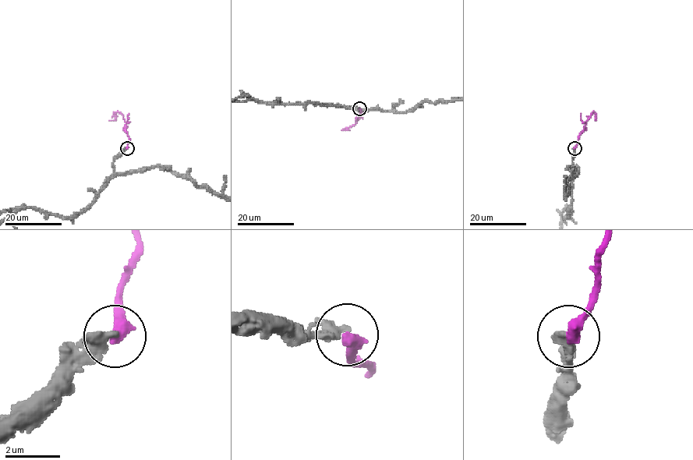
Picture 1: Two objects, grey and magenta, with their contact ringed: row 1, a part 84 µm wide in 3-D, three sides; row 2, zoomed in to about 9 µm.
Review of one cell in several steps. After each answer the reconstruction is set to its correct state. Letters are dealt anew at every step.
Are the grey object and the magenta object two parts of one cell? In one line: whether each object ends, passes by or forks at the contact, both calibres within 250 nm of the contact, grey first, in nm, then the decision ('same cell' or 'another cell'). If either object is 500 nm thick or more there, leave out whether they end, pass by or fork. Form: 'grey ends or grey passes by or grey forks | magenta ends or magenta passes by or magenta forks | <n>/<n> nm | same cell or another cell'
grey ends | magenta ends | 440/480 nm | another cell

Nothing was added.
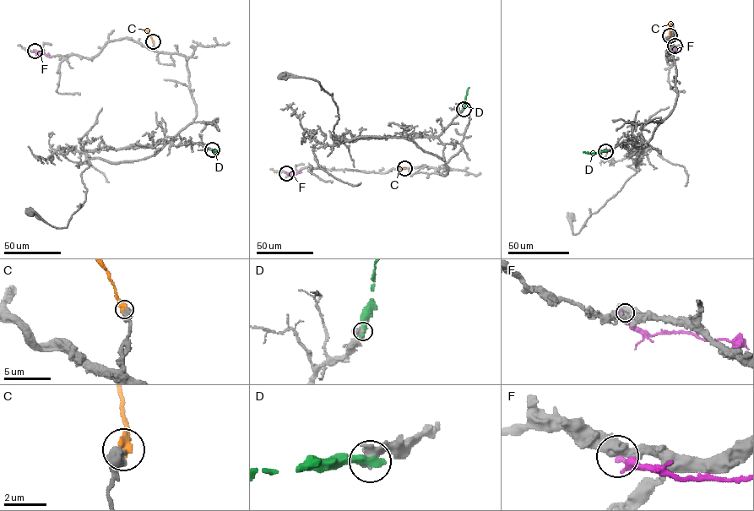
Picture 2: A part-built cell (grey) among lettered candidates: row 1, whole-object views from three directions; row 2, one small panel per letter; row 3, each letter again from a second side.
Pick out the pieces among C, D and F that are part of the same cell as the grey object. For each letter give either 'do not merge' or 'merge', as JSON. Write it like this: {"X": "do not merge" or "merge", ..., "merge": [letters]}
{"C": "merge", "D": "do not merge", "F": "do not merge", "merge": ["C"]}

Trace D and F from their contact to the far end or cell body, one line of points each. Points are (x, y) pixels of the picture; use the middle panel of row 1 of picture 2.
D: (463, 108), (469, 87)
F: (286, 173), (301, 172)

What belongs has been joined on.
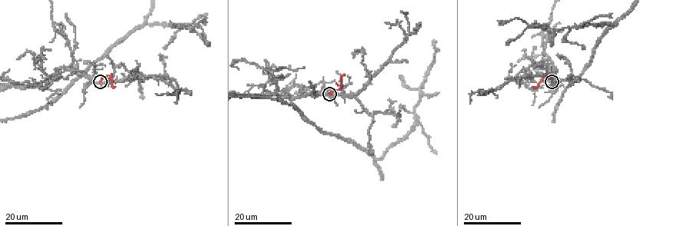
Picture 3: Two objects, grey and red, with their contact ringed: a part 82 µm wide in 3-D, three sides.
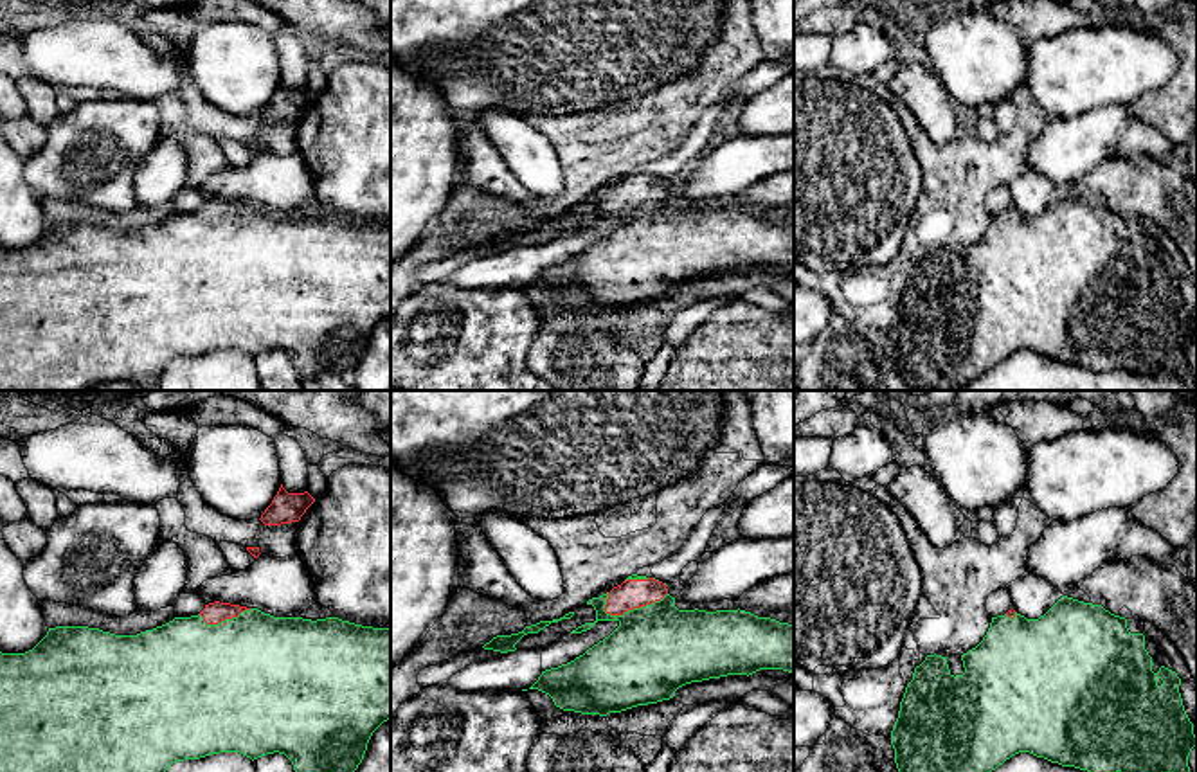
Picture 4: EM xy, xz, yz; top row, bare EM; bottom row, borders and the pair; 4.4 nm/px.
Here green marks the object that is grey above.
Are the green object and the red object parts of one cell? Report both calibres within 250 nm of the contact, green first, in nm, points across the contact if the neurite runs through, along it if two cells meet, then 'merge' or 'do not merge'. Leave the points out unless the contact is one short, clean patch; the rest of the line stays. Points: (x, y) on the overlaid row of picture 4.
calibres 400 and 130 nm; way xz (657, 648), (650, 623), (636, 609), (636, 600), (630, 594); merge

